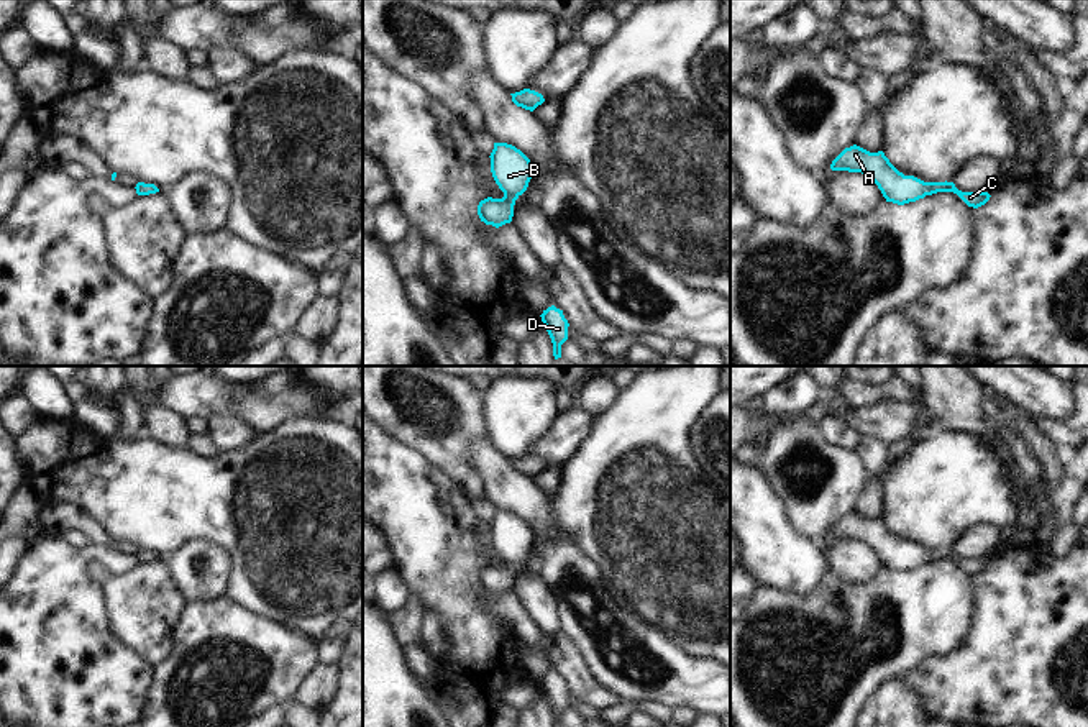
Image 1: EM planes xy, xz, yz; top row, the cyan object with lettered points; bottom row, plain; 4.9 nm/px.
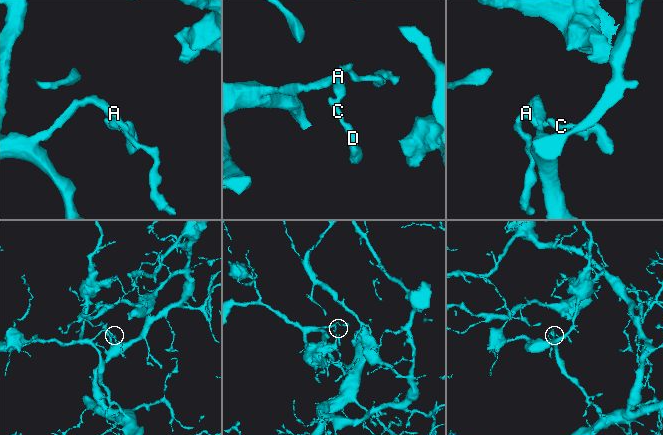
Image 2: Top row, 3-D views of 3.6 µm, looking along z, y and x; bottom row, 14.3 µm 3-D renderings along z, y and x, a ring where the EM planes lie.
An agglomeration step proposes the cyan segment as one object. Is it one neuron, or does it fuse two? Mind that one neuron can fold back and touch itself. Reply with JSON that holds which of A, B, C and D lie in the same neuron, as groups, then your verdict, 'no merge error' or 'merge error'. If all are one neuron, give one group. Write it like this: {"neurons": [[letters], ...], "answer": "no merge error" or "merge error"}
{"neurons": [["A", "B", "C", "D"]], "answer": "no merge error"}

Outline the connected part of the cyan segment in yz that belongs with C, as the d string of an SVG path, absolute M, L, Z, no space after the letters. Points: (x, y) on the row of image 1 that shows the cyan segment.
M857 144L845 148L830 164L832 171L862 172L881 190L886 202L904 205L937 192L953 192L968 207L978 208L990 200L988 192L962 192L953 182L924 182L899 172L883 151L870 153Z

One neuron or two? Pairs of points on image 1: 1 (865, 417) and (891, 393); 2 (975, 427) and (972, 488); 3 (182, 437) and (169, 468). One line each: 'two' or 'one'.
1: two
2: two
3: two

